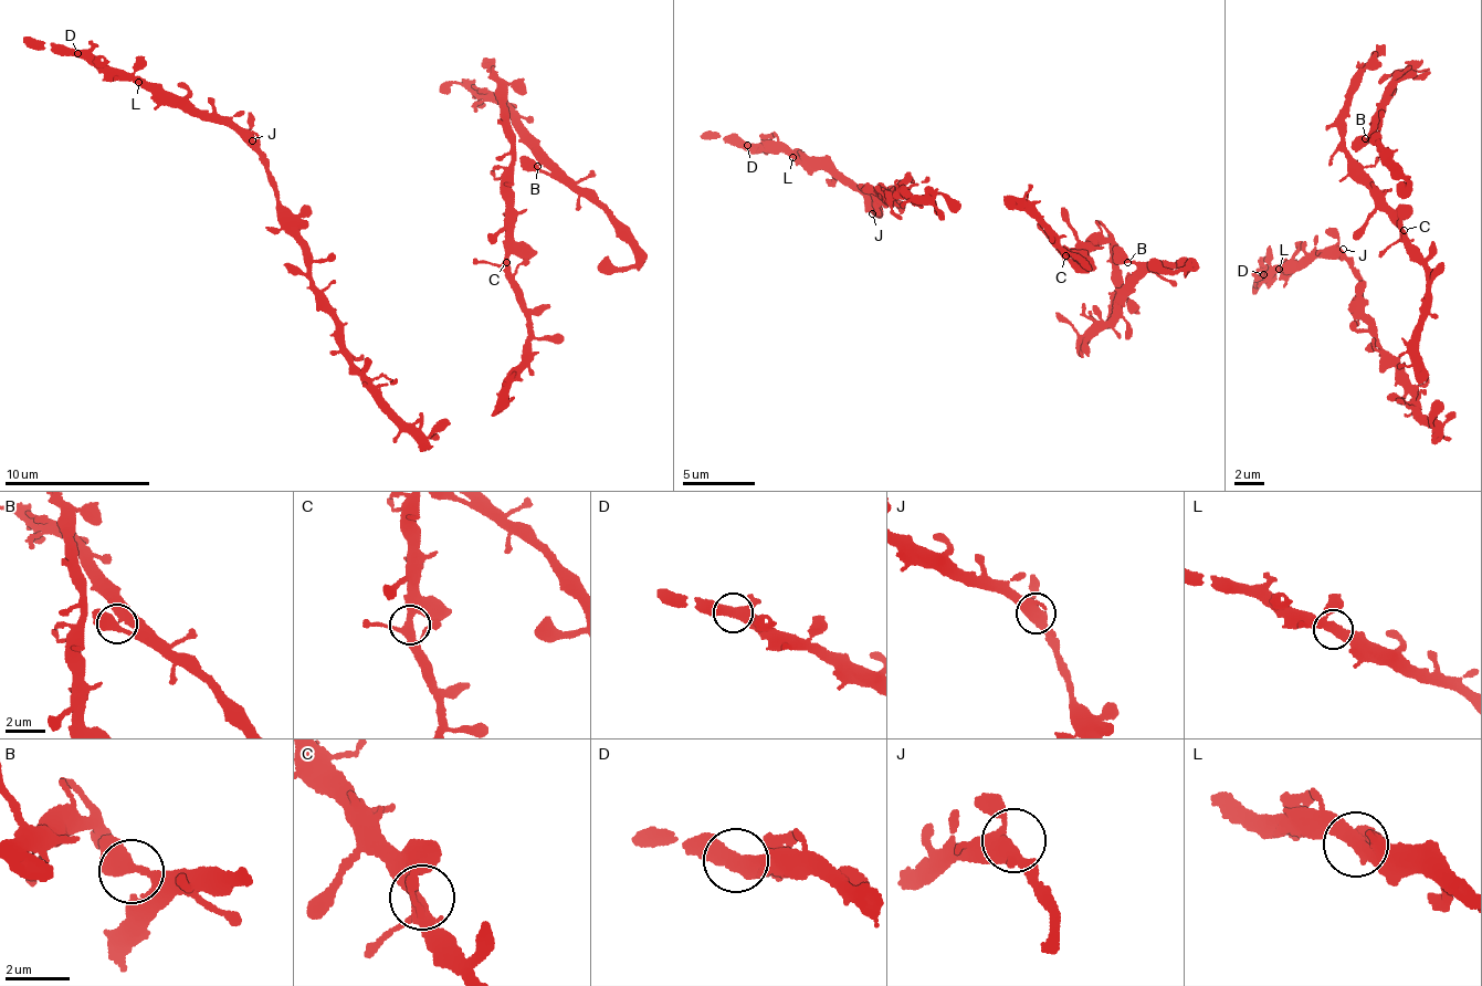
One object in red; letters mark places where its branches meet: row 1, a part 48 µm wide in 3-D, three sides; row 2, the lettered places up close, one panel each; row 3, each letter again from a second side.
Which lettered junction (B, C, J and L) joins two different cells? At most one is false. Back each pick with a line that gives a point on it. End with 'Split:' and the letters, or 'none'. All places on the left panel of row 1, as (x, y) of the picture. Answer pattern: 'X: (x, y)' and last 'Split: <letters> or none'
Split: none

